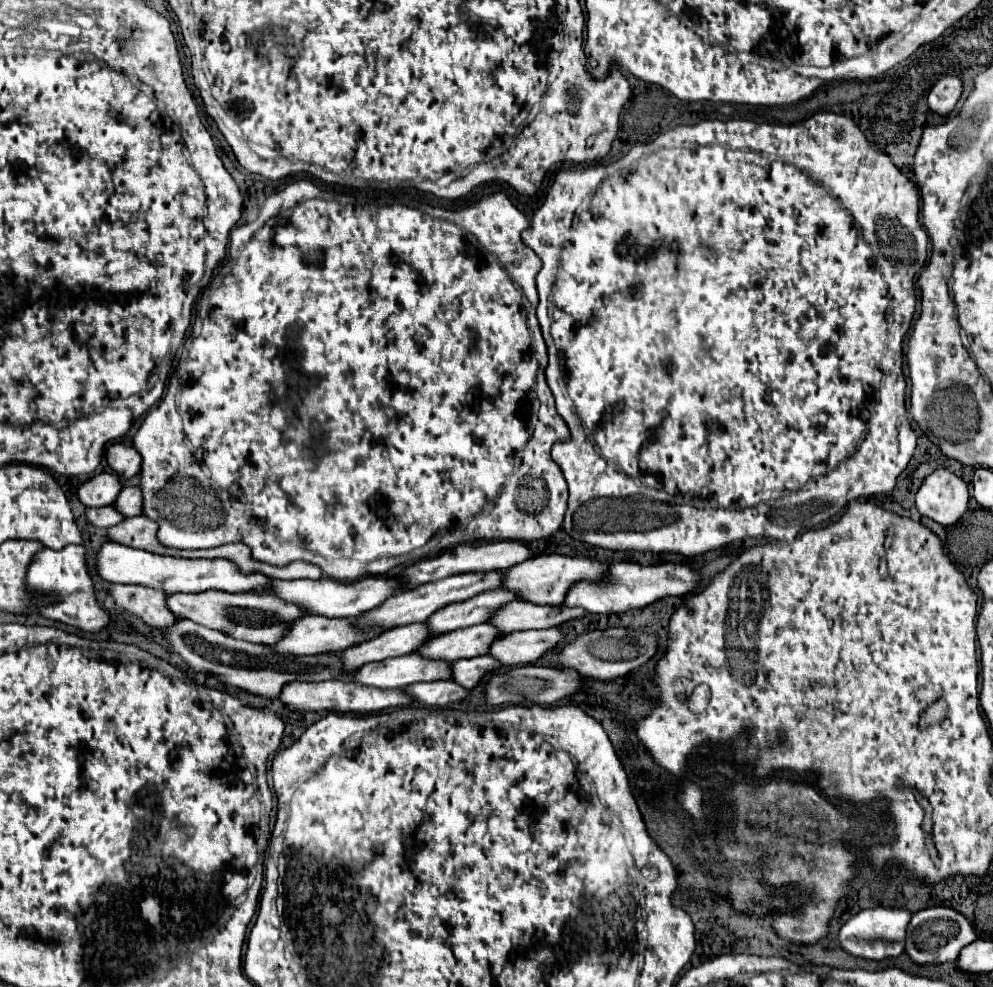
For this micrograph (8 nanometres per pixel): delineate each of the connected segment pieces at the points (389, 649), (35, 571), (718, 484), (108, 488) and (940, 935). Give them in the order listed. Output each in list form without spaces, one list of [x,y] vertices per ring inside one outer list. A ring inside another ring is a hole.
[[[410,623],[402,627],[392,627],[384,631],[378,639],[372,639],[370,643],[362,643],[358,647],[350,647],[350,651],[338,651],[338,655],[344,663],[344,669],[348,673],[354,673],[358,667],[362,667],[362,663],[414,653],[430,637],[432,633],[426,623]]]
[[[68,545],[60,551],[44,549],[36,555],[28,569],[28,587],[34,587],[36,593],[60,593],[62,601],[60,603],[50,603],[40,607],[40,613],[46,619],[60,621],[72,627],[78,627],[80,631],[86,633],[100,633],[108,627],[110,615],[98,605],[96,593],[94,593],[94,583],[86,567],[86,549],[82,545]]]
[[[814,113],[808,119],[794,124],[775,124],[756,123],[746,119],[731,119],[727,121],[703,119],[695,125],[678,126],[672,130],[660,134],[654,141],[644,145],[633,145],[627,154],[618,161],[602,167],[602,165],[590,166],[586,169],[576,167],[562,167],[554,183],[546,195],[546,201],[542,207],[534,213],[530,227],[522,231],[522,241],[542,259],[542,269],[538,271],[536,277],[536,287],[540,295],[540,303],[536,307],[536,317],[540,321],[540,329],[544,335],[544,341],[548,345],[548,367],[546,367],[546,383],[556,397],[556,409],[564,417],[568,429],[570,429],[570,439],[568,441],[558,441],[552,447],[552,459],[558,463],[562,469],[562,475],[568,483],[570,489],[570,499],[568,499],[568,511],[564,517],[564,531],[588,545],[596,545],[602,549],[612,549],[612,551],[654,551],[654,553],[680,553],[686,557],[694,557],[718,547],[724,547],[732,541],[738,539],[758,539],[758,537],[770,537],[778,541],[792,541],[806,529],[816,529],[820,523],[830,521],[838,513],[842,513],[850,501],[856,501],[858,497],[870,497],[870,495],[880,495],[880,493],[890,493],[896,487],[898,475],[908,467],[914,451],[916,451],[916,433],[906,417],[906,377],[902,377],[902,343],[904,337],[910,329],[914,313],[916,311],[917,290],[916,275],[922,271],[926,263],[926,253],[928,253],[928,235],[926,229],[918,223],[918,189],[916,183],[906,177],[906,173],[890,159],[890,155],[874,149],[866,135],[854,125],[852,119],[836,115],[836,113]],[[552,289],[552,321],[548,317],[548,295]]]
[[[100,473],[80,485],[78,497],[86,507],[114,505],[122,491],[122,483],[114,473]]]
[[[928,907],[928,909],[914,913],[910,921],[908,935],[906,935],[906,953],[910,955],[912,961],[920,965],[924,963],[938,965],[938,963],[956,961],[960,951],[972,941],[976,941],[974,925],[960,911],[952,907]]]

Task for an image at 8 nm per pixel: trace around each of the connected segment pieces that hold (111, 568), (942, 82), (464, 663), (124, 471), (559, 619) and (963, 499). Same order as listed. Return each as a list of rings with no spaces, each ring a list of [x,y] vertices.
[[[114,541],[102,545],[98,553],[98,573],[110,583],[134,583],[144,587],[162,589],[170,593],[202,593],[208,589],[220,589],[230,593],[240,591],[264,591],[270,589],[270,579],[262,573],[242,573],[234,563],[228,559],[178,559],[178,557],[164,557],[148,551],[140,551],[134,547],[126,547]]]
[[[956,75],[940,77],[928,93],[928,105],[938,115],[948,115],[962,95],[962,81]]]
[[[490,655],[460,659],[460,661],[452,663],[452,671],[454,671],[452,679],[466,689],[474,689],[480,681],[486,679],[486,675],[498,671],[500,667],[502,667],[502,663]]]
[[[114,443],[106,449],[106,461],[120,479],[130,479],[140,473],[142,457],[132,445]]]
[[[514,601],[508,603],[494,619],[490,621],[504,633],[526,631],[526,629],[550,629],[560,627],[568,621],[586,617],[588,611],[580,607],[564,607],[564,605],[536,605],[536,603],[522,603]]]
[[[938,469],[918,489],[916,507],[944,527],[954,525],[968,509],[968,485],[948,469]]]

